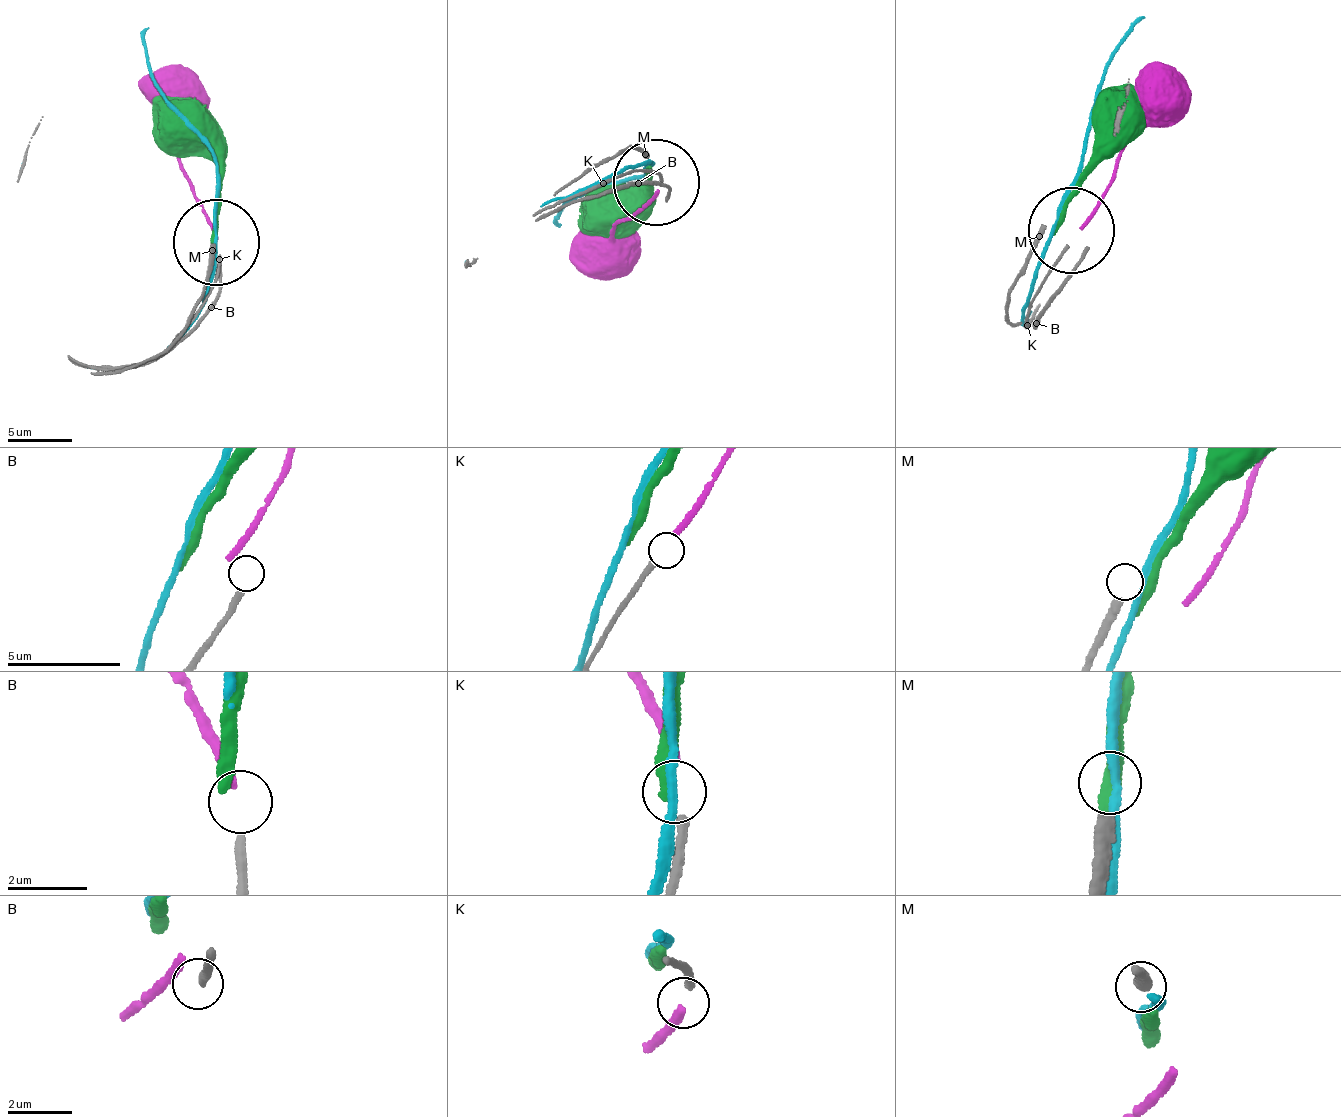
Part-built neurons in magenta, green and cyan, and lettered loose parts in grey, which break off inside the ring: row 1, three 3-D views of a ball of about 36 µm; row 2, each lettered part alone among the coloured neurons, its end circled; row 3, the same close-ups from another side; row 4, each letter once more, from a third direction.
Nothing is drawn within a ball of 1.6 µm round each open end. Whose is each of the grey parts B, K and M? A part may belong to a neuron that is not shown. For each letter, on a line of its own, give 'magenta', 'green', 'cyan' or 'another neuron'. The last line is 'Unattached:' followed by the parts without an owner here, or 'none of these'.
B: another neuron
K: magenta
M: another neuron
Unattached: B, M

